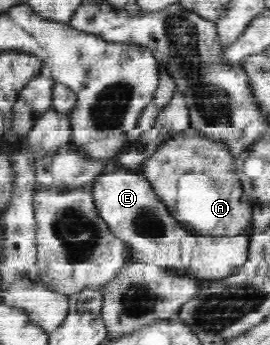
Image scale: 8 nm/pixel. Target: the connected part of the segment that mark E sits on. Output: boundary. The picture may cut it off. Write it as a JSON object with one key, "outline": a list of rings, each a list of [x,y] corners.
{"outline":[[[114,167],[105,170],[95,178],[90,186],[90,190],[95,197],[95,204],[98,208],[100,217],[108,224],[110,231],[125,242],[129,250],[129,259],[140,262],[152,262],[154,265],[164,267],[166,270],[175,271],[178,276],[190,278],[202,277],[202,279],[228,278],[233,275],[249,257],[249,235],[200,235],[195,233],[178,221],[163,200],[156,195],[152,184],[139,172],[139,170],[129,170],[126,168]]]}

